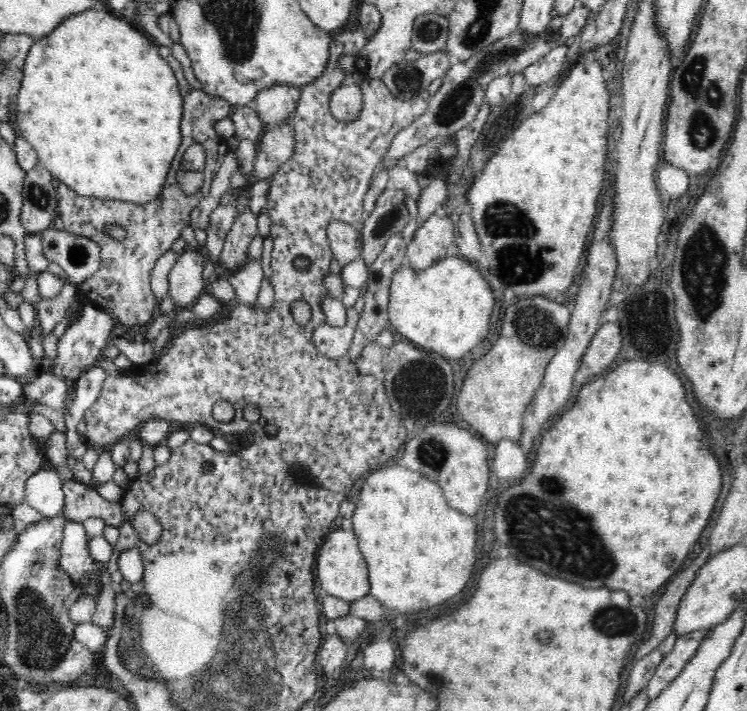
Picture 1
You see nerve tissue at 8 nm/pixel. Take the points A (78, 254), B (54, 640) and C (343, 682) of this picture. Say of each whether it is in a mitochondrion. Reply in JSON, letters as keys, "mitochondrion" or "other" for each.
{"A":"mitochondrion","B":"mitochondrion","C":"other"}

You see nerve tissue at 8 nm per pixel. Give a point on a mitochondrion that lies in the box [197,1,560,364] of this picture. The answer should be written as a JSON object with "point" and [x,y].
{"point":[504,222]}

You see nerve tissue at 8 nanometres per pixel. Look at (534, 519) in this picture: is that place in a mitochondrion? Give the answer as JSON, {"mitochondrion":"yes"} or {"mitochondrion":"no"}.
{"mitochondrion":"yes"}

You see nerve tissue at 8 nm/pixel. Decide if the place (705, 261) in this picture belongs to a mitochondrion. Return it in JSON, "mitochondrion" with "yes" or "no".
{"mitochondrion":"yes"}

